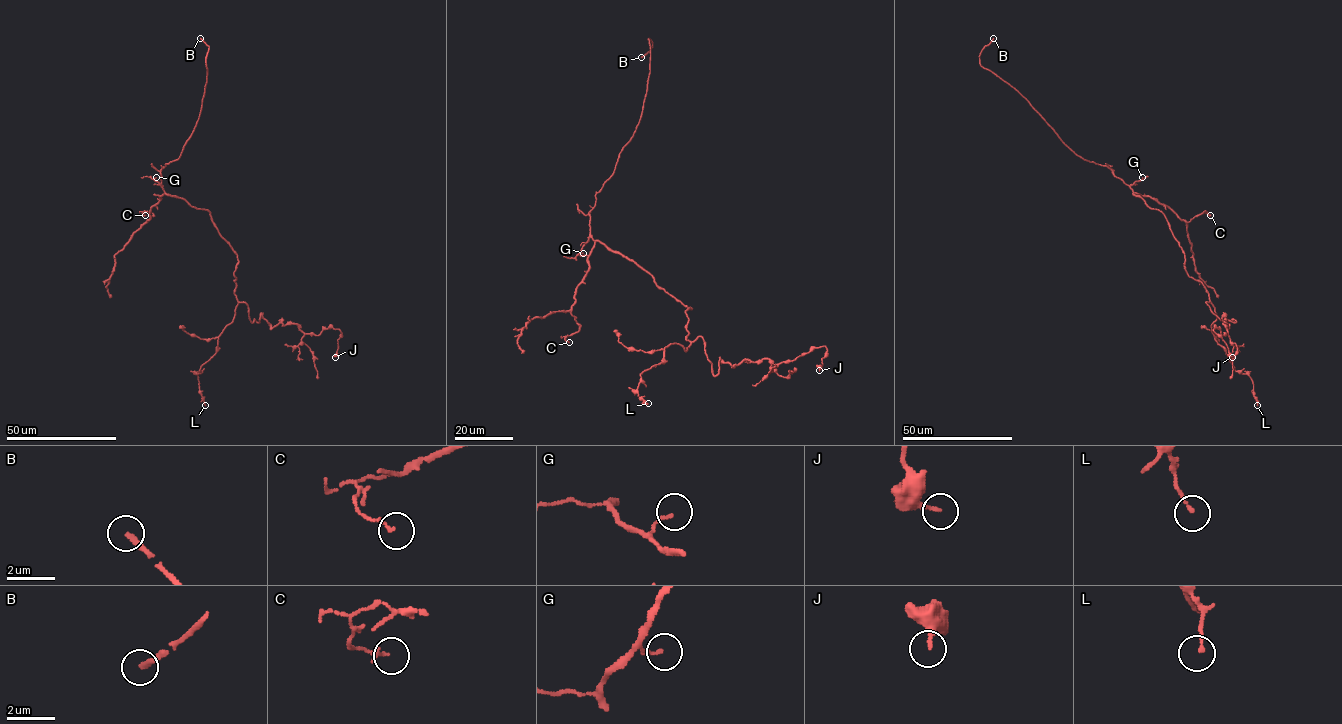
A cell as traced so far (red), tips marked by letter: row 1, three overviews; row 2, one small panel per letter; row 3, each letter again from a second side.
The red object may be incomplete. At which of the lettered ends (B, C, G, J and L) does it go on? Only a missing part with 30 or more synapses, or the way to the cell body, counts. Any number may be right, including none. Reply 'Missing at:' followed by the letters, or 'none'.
Missing at: B

